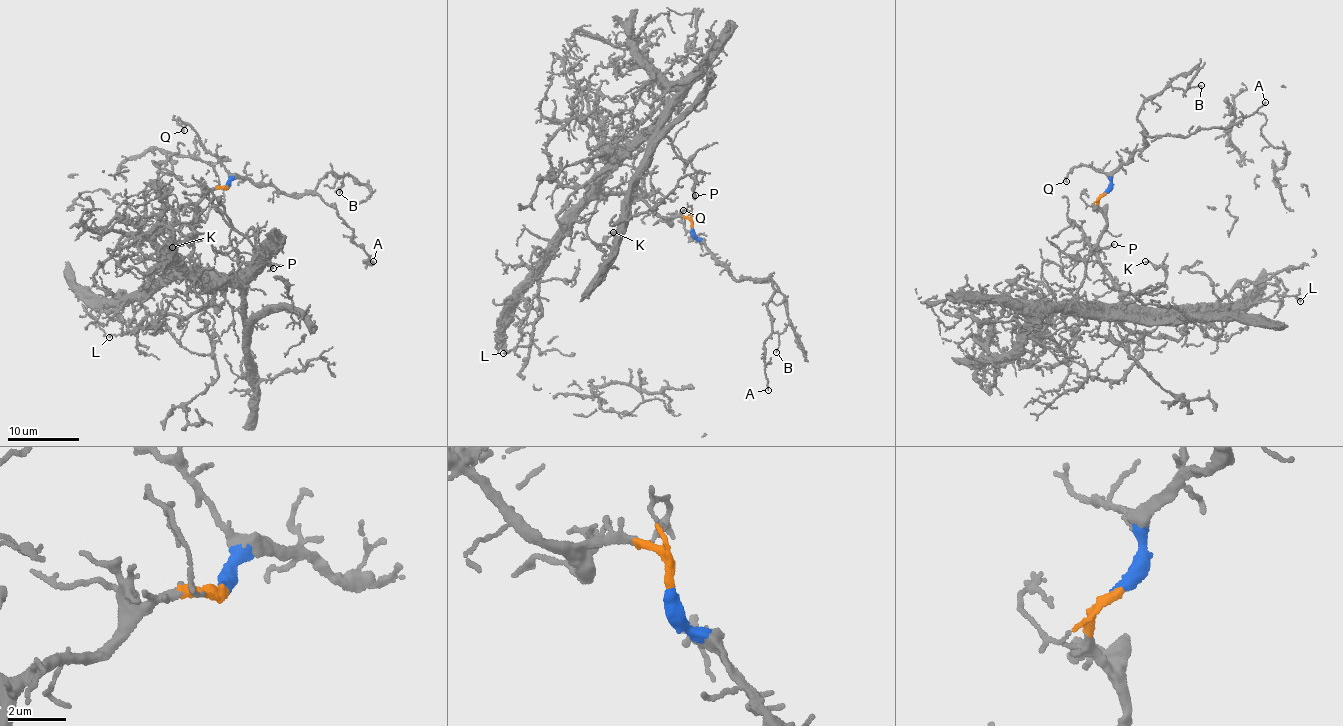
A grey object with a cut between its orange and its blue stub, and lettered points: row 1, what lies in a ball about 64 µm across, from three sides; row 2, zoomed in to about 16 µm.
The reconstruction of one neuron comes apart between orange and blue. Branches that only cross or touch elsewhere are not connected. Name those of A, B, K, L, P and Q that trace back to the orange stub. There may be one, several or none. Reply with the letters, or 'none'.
K, L, P

